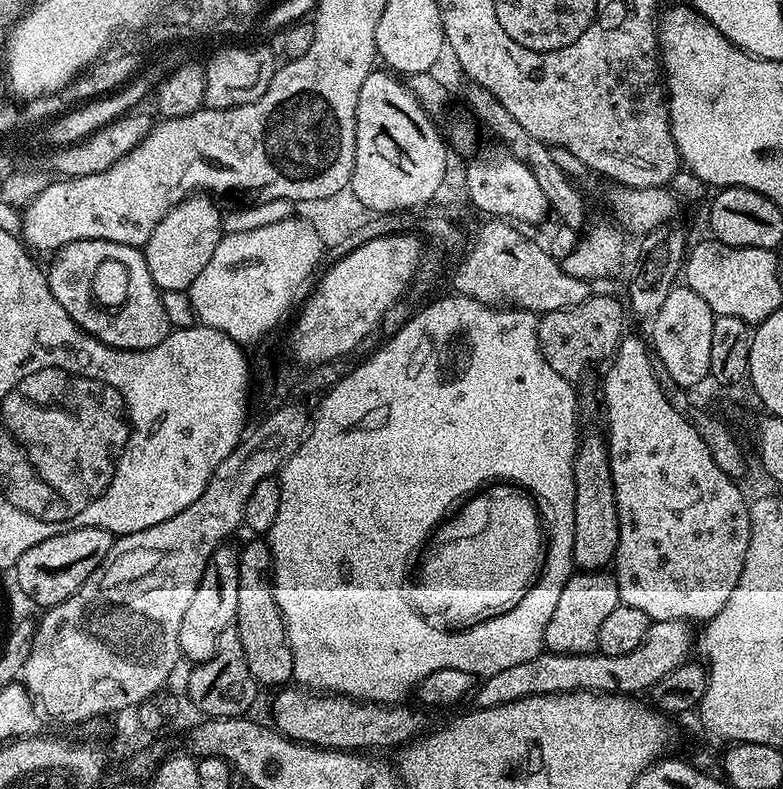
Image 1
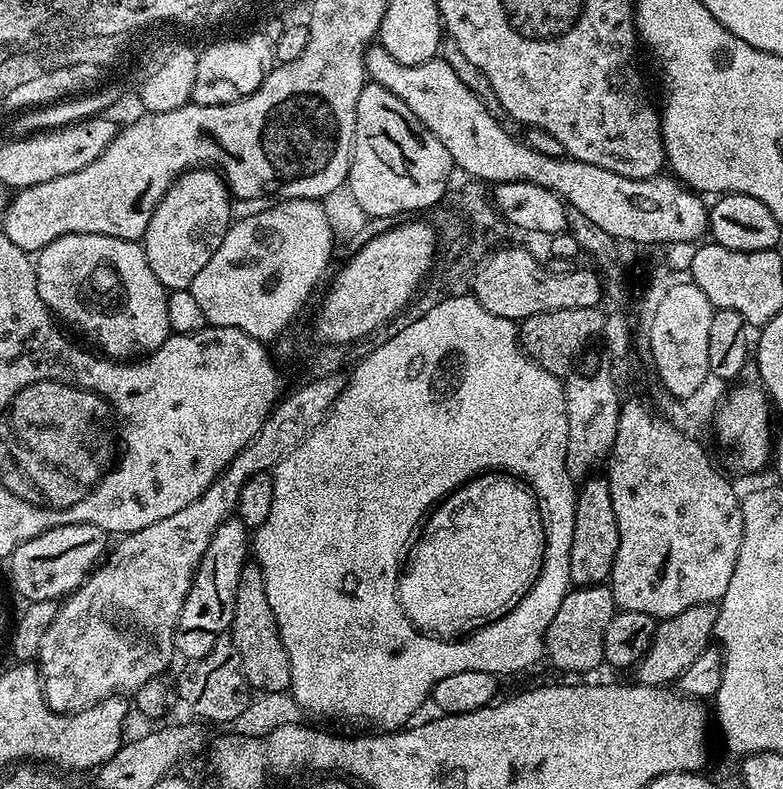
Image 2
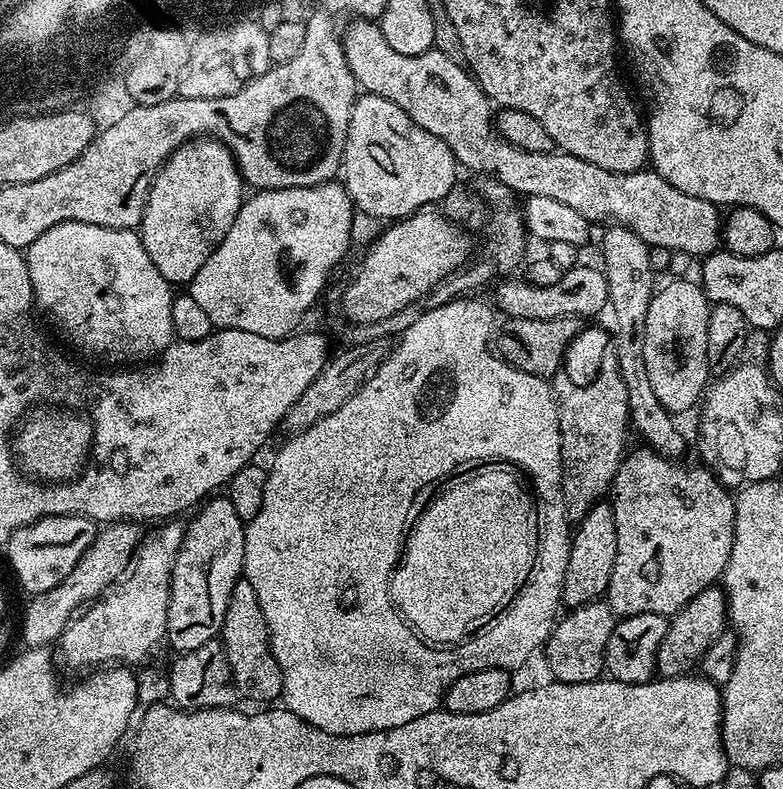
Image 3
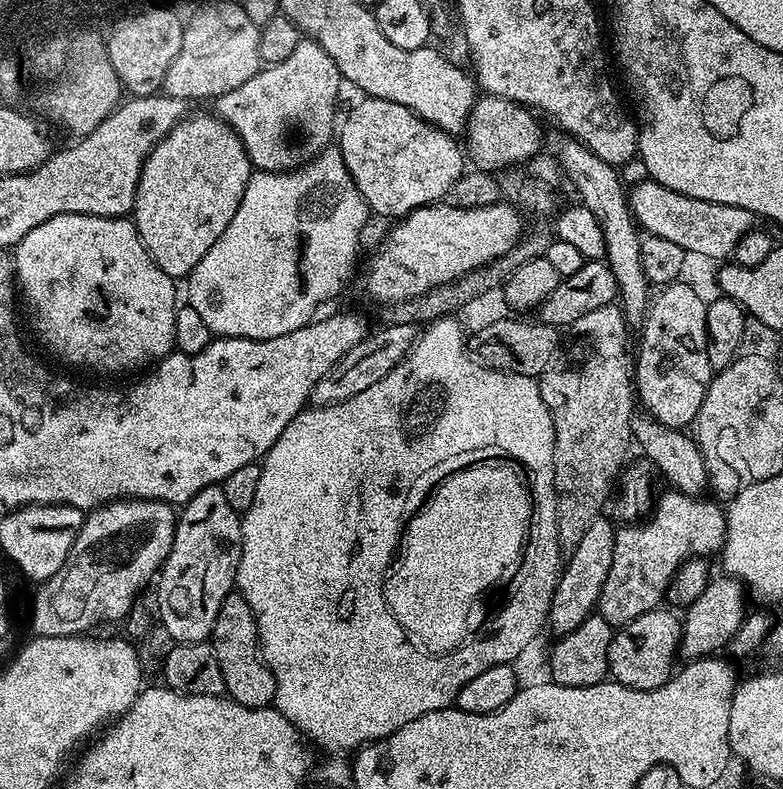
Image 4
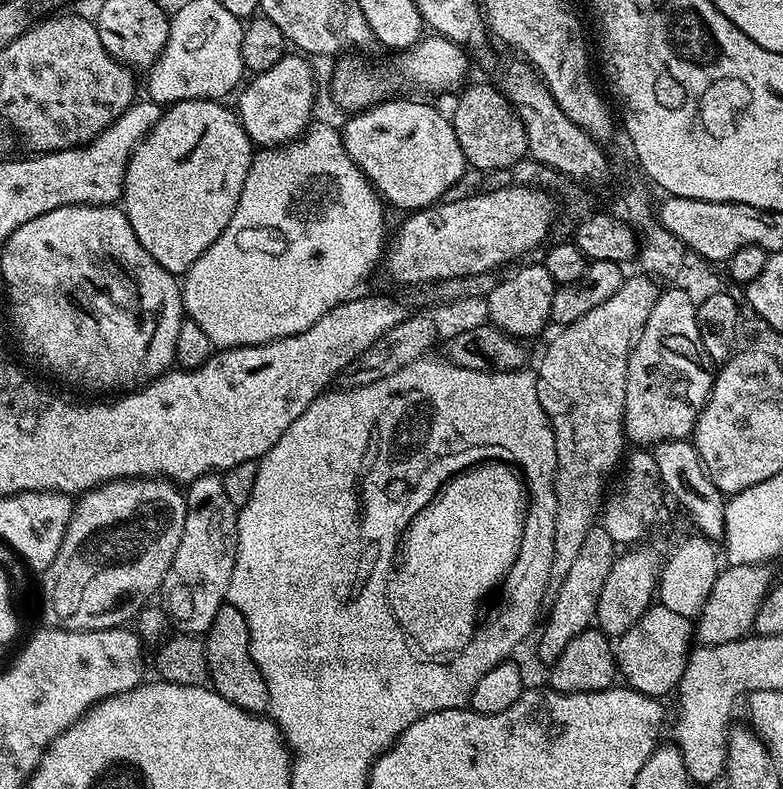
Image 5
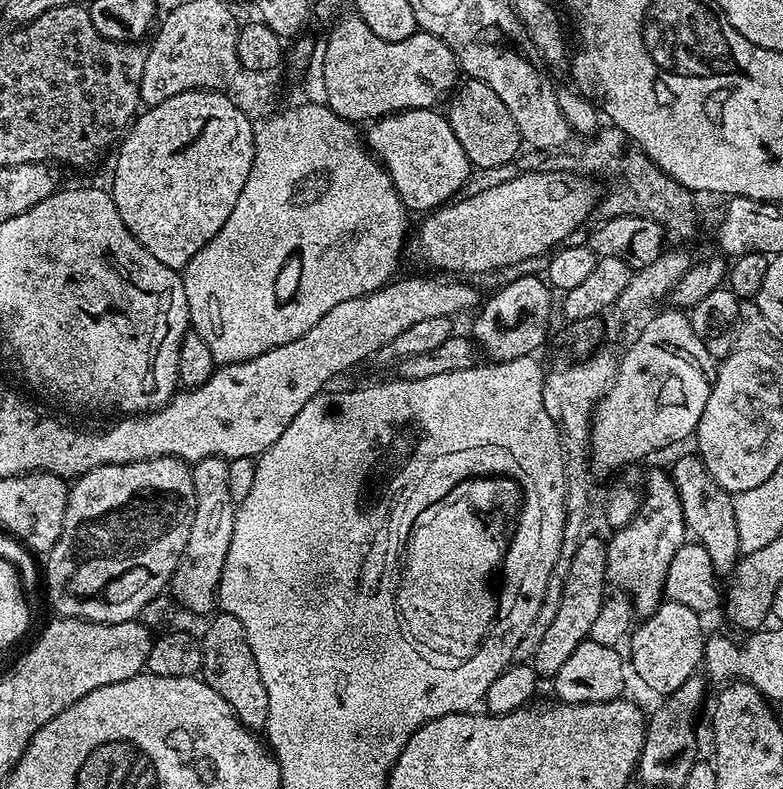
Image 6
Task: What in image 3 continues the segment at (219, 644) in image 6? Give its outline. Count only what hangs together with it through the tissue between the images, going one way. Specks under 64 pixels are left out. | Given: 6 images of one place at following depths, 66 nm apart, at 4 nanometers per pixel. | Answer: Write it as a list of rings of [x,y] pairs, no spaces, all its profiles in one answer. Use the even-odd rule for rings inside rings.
[[[242,578],[238,581],[230,594],[230,606],[226,606],[226,618],[220,627],[219,639],[230,662],[232,680],[237,689],[243,695],[245,692],[252,700],[279,701],[284,690],[282,670],[274,658],[271,646],[268,645],[266,614],[262,614],[258,594],[254,594],[254,586],[250,586],[248,580]]]

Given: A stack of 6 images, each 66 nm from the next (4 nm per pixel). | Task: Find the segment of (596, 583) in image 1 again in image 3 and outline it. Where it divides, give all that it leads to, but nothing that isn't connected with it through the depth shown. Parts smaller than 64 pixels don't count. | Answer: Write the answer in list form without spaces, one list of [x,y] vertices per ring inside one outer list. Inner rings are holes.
[[[603,599],[591,600],[589,604],[565,611],[552,625],[552,632],[542,645],[542,656],[544,652],[544,660],[552,671],[551,679],[562,684],[601,679],[605,671],[606,642],[610,642],[617,619]]]

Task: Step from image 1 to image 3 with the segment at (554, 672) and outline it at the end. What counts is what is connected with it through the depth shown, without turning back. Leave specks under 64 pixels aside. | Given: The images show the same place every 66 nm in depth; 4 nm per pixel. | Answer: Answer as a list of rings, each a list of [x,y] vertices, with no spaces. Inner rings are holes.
[[[718,586],[700,591],[682,610],[671,617],[666,638],[663,639],[656,655],[657,673],[668,679],[693,671],[708,648],[726,630],[727,624],[727,593]]]

